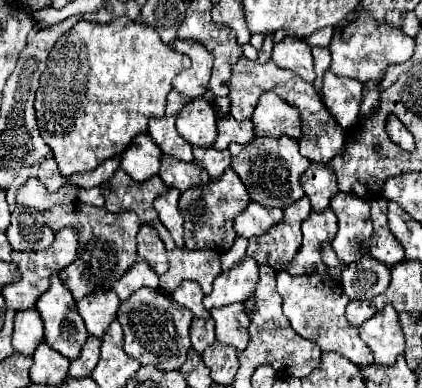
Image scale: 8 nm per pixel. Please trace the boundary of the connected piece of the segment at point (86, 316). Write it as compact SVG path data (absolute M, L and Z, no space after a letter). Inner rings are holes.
M113 289L89 293L81 301L77 301L77 311L83 317L87 331L95 337L103 337L107 325L117 317L117 309L119 297Z

